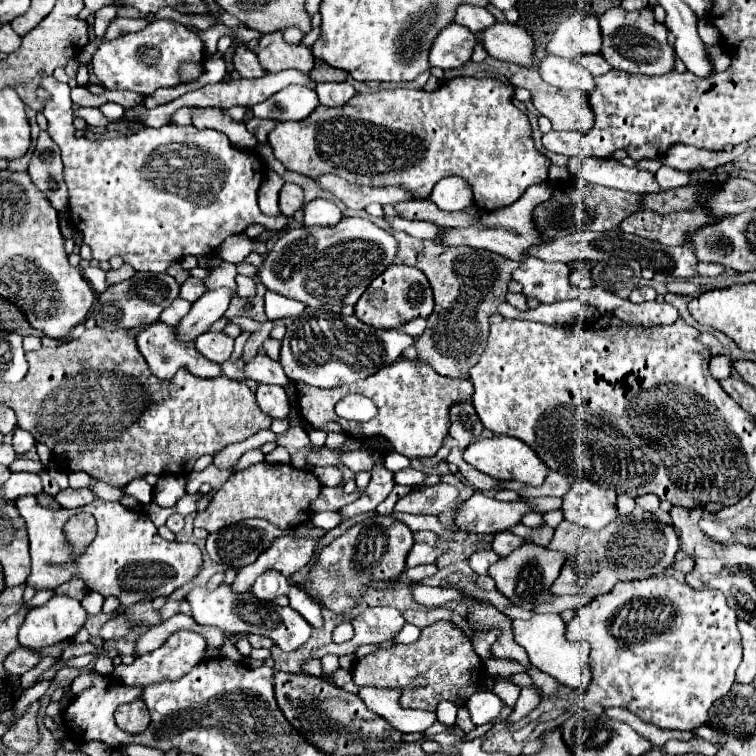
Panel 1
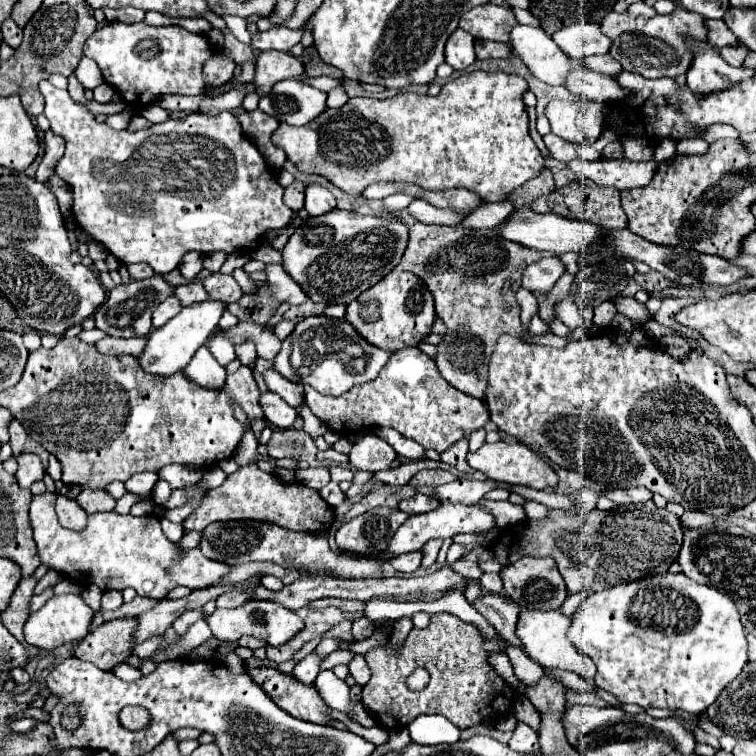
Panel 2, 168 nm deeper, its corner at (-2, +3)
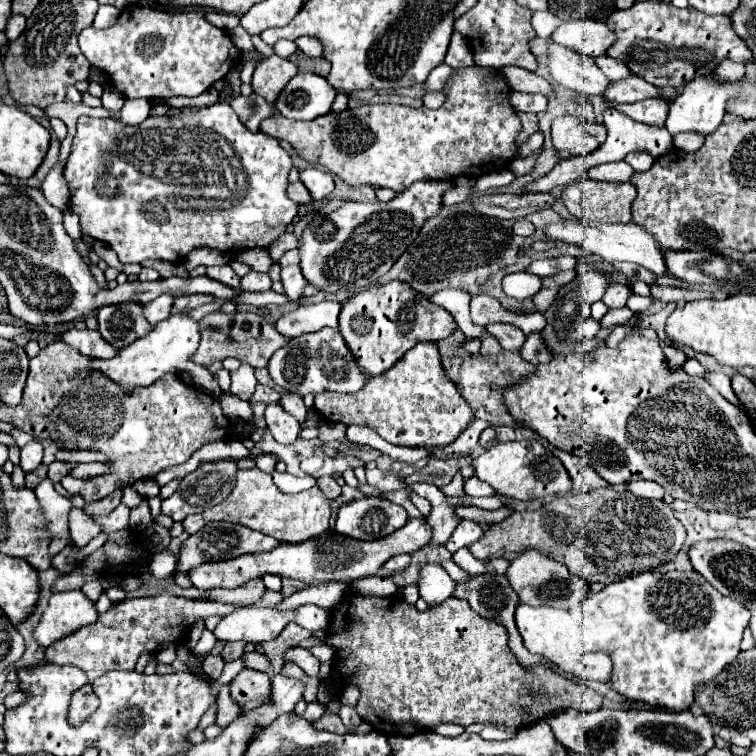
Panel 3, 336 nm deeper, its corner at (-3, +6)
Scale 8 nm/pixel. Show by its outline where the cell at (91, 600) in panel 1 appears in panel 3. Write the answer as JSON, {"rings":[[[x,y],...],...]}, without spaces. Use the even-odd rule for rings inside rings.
{"rings":[[[94,578],[94,580],[86,580],[86,582],[84,582],[84,586],[82,586],[82,592],[84,592],[84,594],[86,594],[86,596],[92,600],[92,602],[96,602],[104,590],[102,590],[100,582]]]}

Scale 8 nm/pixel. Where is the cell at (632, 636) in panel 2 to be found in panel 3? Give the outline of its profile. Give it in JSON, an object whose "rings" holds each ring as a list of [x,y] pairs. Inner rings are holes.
{"rings":[[[648,572],[624,578],[590,594],[582,602],[578,644],[584,652],[606,652],[612,658],[610,688],[628,700],[644,700],[666,710],[688,710],[694,704],[696,690],[708,686],[724,666],[740,654],[742,634],[748,626],[750,612],[744,604],[722,596],[698,572]]]}

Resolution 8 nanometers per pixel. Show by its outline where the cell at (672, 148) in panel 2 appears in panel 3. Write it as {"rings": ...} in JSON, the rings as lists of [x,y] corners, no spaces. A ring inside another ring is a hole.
{"rings":[[[714,74],[696,76],[692,82],[688,82],[682,88],[678,98],[670,104],[666,128],[670,130],[672,136],[680,134],[680,132],[702,132],[702,134],[714,132],[722,124],[722,118],[726,114],[726,100],[730,100],[732,94],[736,94],[740,86],[742,86],[740,80],[738,82],[726,82],[726,80],[718,80]]]}

